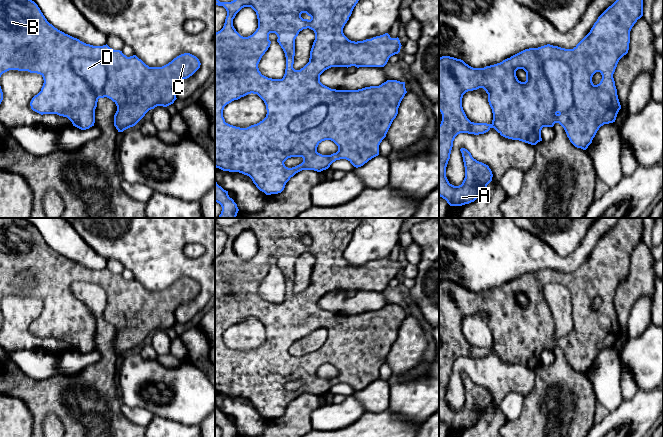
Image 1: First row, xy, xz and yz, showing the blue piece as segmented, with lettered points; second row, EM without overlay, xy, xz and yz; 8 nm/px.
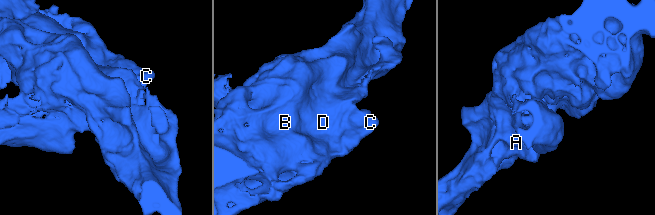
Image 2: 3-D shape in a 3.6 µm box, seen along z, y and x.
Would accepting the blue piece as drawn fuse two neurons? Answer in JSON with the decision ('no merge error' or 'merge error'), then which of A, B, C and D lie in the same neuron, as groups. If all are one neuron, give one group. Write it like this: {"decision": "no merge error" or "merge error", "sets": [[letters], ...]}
{"decision": "merge error", "sets": [["A", "B", "C"], ["D"]]}

